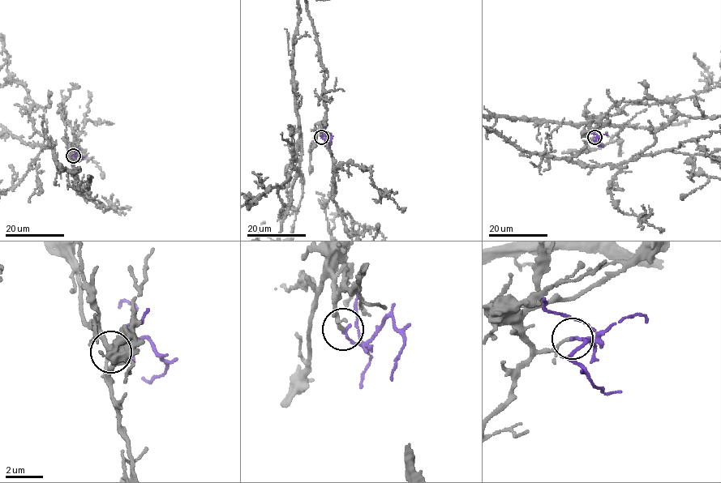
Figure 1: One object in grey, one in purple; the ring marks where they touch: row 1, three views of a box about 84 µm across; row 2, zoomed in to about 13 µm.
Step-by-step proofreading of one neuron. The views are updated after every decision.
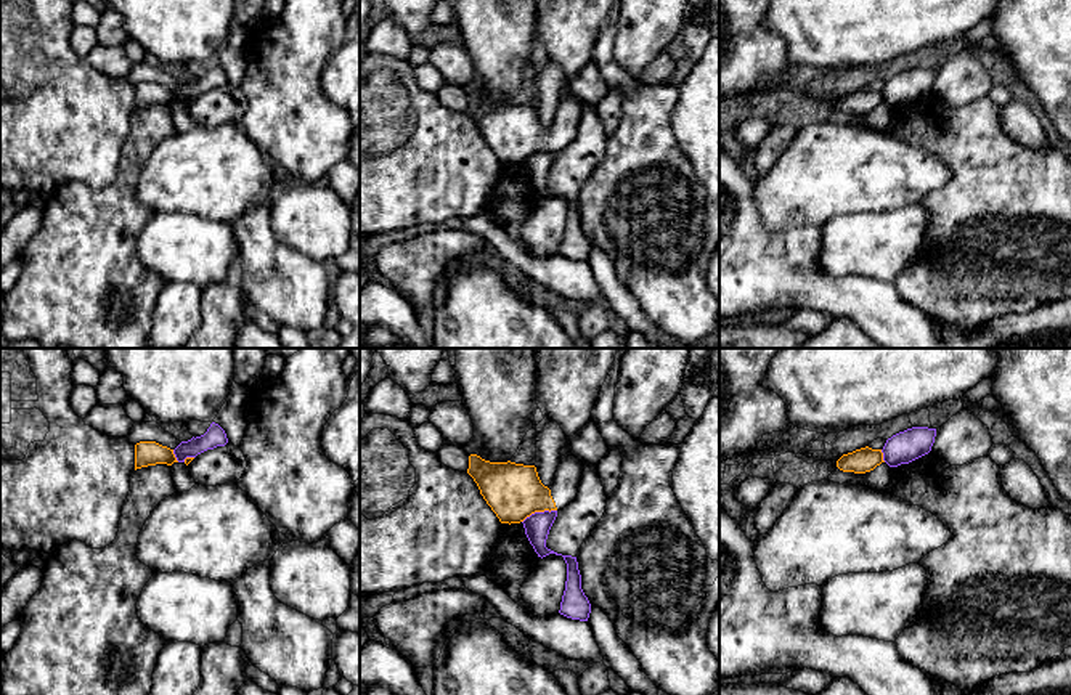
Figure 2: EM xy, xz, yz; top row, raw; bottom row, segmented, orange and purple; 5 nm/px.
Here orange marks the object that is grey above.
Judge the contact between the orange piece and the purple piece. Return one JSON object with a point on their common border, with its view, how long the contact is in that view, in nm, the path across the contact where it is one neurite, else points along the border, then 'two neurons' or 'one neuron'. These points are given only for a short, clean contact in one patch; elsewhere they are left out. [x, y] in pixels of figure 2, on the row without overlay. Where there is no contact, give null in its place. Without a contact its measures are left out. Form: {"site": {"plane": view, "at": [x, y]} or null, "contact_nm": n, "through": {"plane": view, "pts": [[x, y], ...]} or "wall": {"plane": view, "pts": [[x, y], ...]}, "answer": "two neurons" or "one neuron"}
{"site": {"plane": "xz", "at": [538, 151]}, "contact_nm": 190, "wall": {"plane": "xz", "pts": [[556, 150], [532, 153], [522, 162]]}, "answer": "two neurons"}

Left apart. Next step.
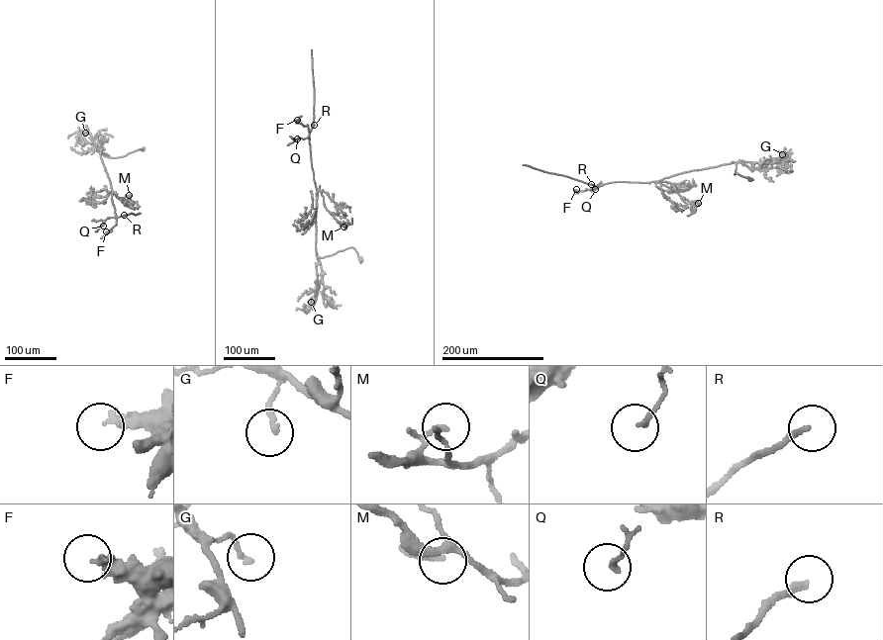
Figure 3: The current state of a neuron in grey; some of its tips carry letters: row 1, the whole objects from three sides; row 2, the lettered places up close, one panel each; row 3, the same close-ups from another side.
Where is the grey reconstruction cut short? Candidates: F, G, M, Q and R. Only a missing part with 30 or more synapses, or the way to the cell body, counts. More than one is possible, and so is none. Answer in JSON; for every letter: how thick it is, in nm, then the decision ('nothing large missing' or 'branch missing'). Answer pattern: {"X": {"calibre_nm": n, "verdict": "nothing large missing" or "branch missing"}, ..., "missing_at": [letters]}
{"F": {"calibre_nm": 240, "verdict": "nothing large missing"}, "G": {"calibre_nm": 130, "verdict": "nothing large missing"}, "M": {"calibre_nm": 100, "verdict": "nothing large missing"}, "Q": {"calibre_nm": 150, "verdict": "nothing large missing"}, "R": {"calibre_nm": 190, "verdict": "branch missing"}, "missing_at": ["R"]}

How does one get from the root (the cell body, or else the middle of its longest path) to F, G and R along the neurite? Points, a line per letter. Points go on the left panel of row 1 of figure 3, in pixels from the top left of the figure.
F: (142, 149), (114, 158), (100, 152), (111, 186), (117, 221), (106, 231)
G: (142, 149), (108, 157), (96, 147), (91, 134), (85, 133)
R: (142, 149), (114, 158), (100, 152), (111, 186), (116, 216), (124, 215)

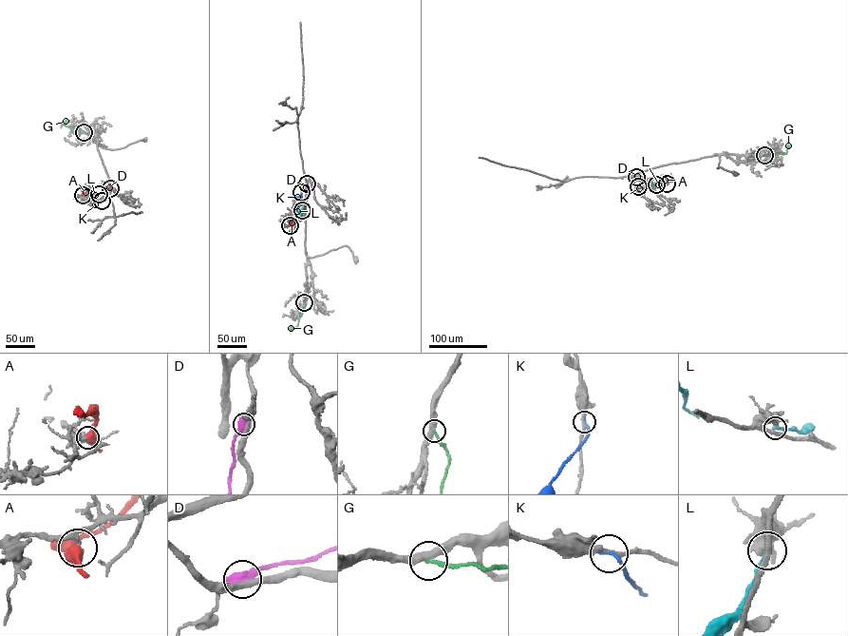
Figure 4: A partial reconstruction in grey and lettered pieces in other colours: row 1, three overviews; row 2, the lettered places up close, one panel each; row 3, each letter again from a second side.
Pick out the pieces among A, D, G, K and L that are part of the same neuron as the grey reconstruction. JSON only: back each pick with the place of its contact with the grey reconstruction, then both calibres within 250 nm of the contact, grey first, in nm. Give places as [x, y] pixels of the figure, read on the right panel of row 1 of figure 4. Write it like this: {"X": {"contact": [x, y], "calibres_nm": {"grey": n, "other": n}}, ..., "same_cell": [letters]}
{"same_cell": []}

